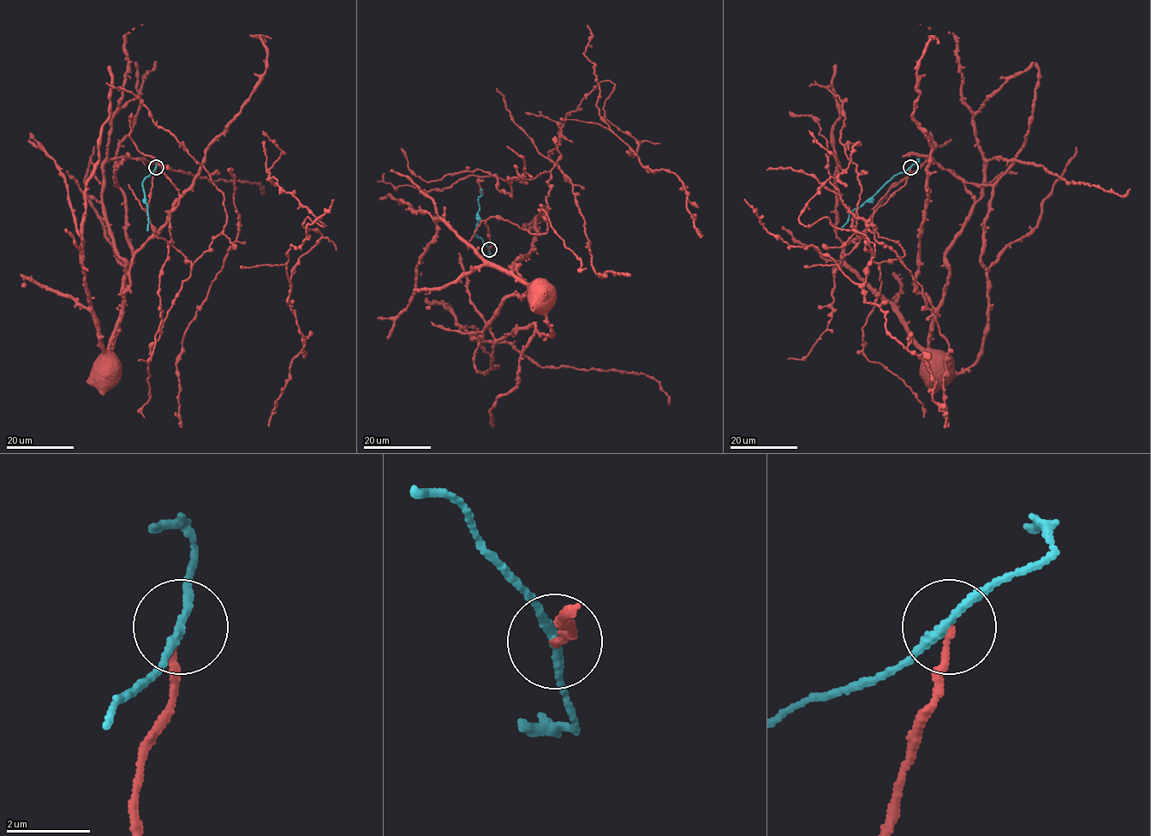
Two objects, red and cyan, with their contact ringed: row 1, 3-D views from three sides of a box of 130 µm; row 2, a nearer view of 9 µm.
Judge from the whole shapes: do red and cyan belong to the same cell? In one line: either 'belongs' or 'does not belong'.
does not belong

